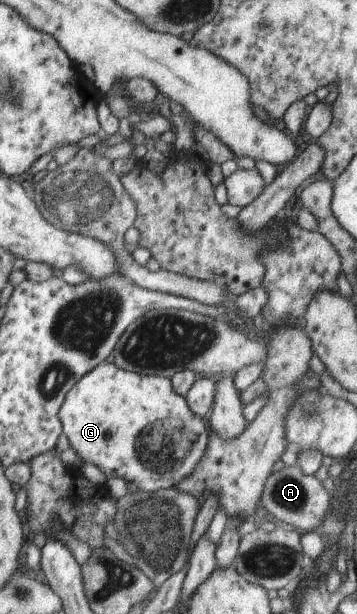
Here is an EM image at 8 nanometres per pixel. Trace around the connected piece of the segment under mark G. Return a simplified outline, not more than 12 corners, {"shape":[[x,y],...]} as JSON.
{"shape":[[89,372],[59,409],[82,464],[178,487],[210,444],[173,381]]}

